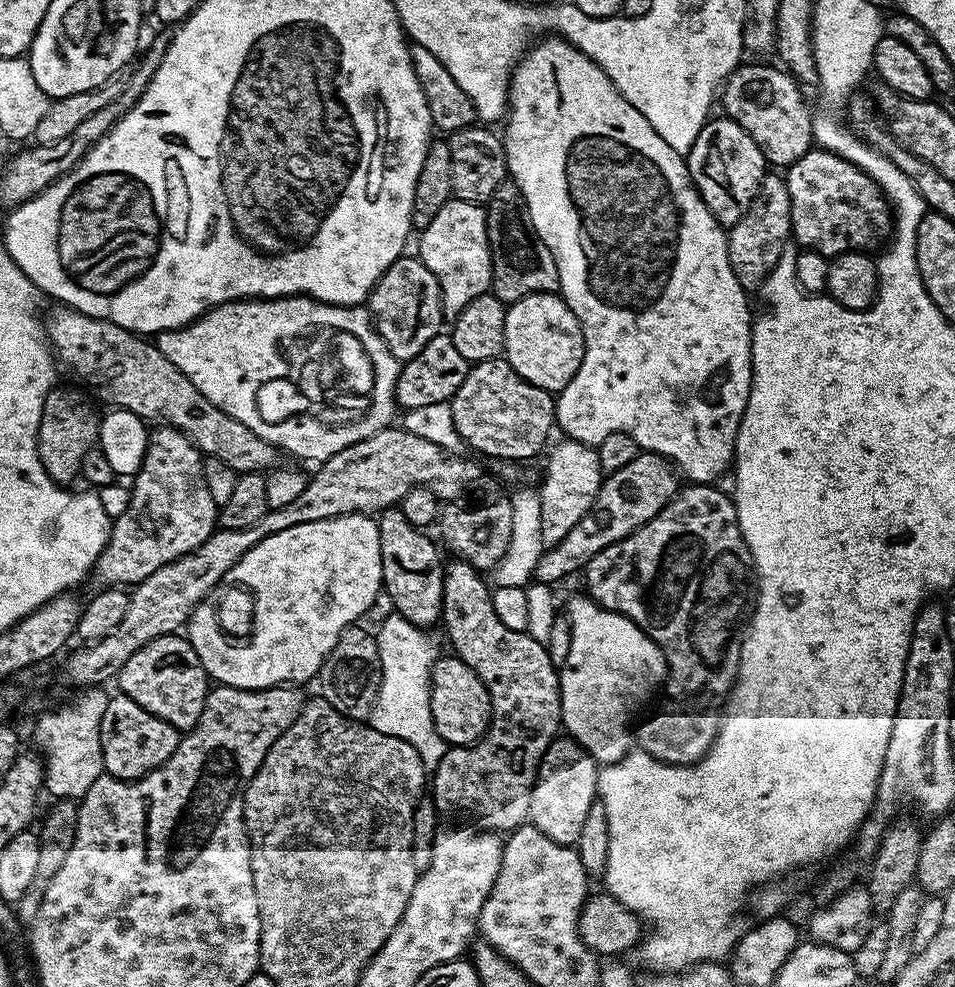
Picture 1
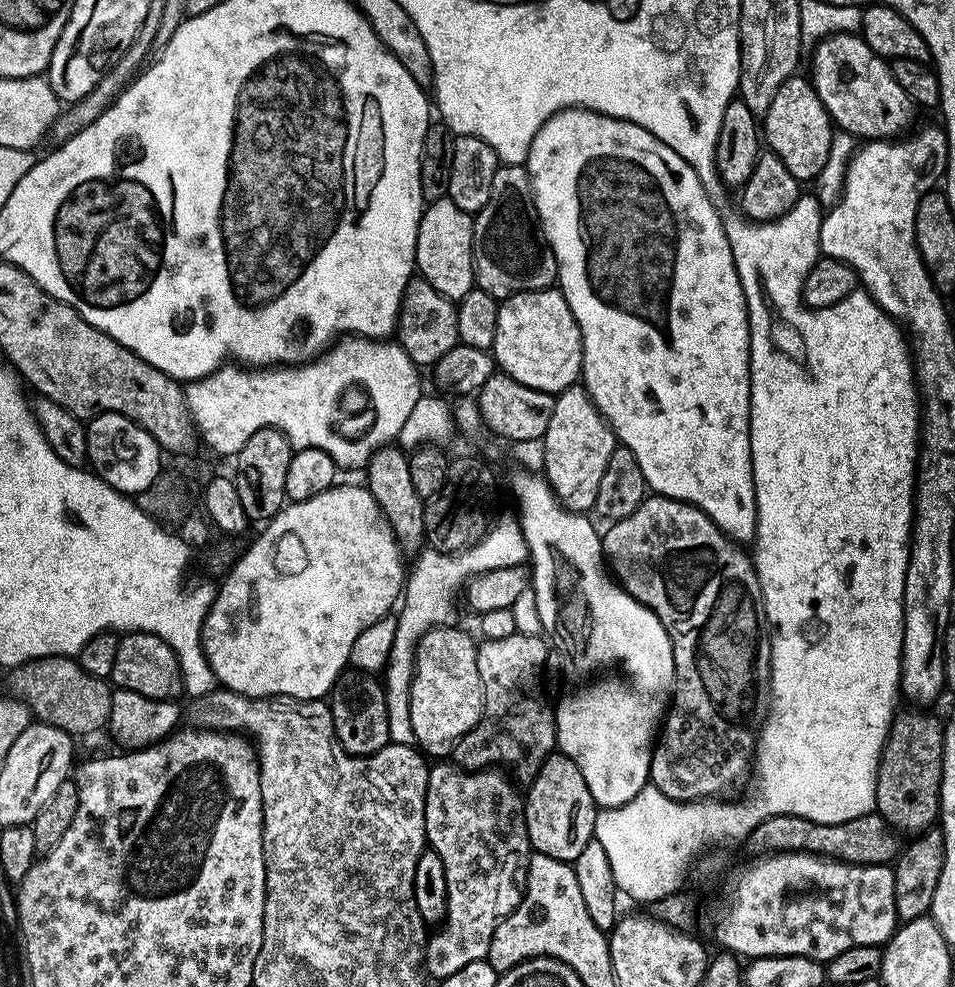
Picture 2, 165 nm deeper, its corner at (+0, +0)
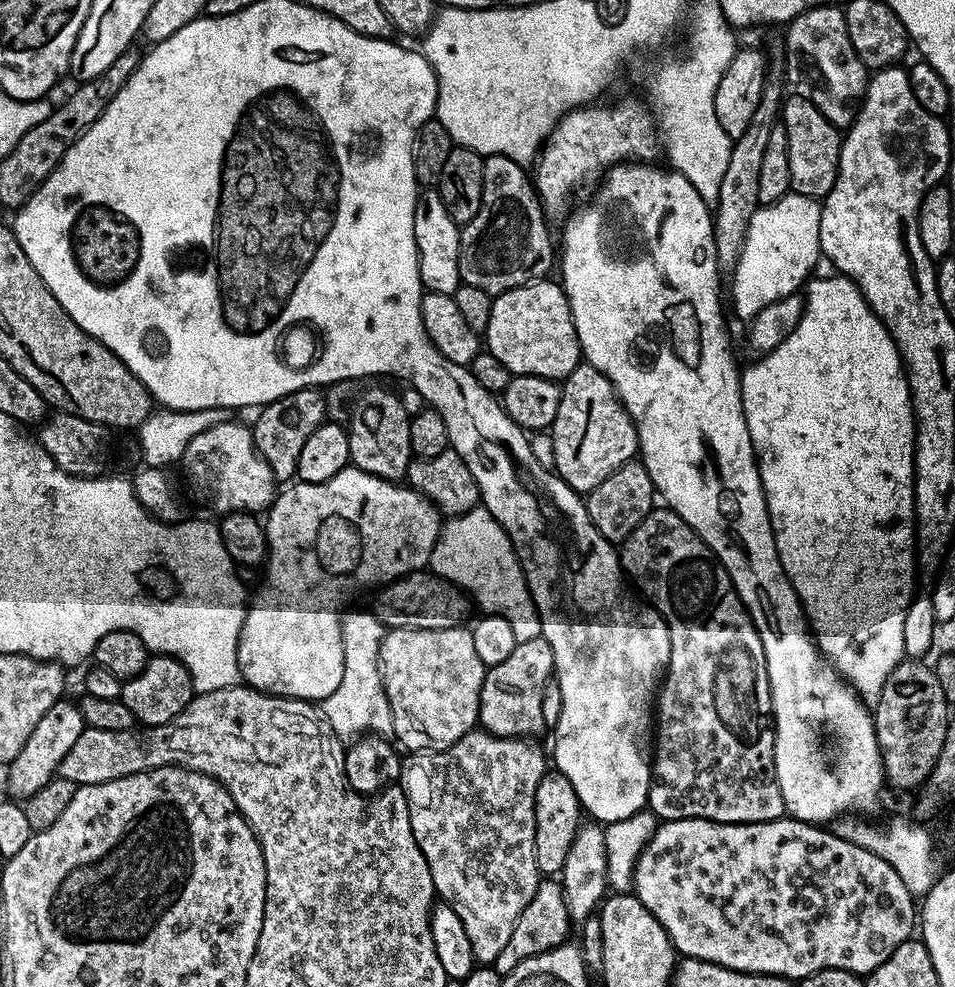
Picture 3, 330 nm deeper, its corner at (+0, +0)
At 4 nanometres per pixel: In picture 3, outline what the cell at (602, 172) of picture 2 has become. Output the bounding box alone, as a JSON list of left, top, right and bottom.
[558,162,885,825]

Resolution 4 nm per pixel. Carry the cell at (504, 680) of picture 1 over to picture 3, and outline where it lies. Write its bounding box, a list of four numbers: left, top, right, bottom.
[479,636,554,738]

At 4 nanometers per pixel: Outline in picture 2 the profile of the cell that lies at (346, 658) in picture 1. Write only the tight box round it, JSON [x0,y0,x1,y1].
[330,670,391,756]

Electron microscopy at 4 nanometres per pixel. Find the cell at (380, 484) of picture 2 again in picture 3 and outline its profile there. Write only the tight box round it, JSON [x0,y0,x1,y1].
[347,392,414,482]

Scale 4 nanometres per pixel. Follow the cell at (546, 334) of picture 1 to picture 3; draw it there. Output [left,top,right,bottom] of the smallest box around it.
[486,278,582,381]

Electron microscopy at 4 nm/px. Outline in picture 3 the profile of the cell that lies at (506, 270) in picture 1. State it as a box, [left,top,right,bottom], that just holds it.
[458,156,554,298]

